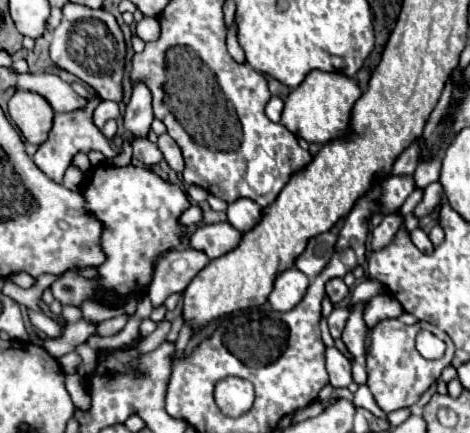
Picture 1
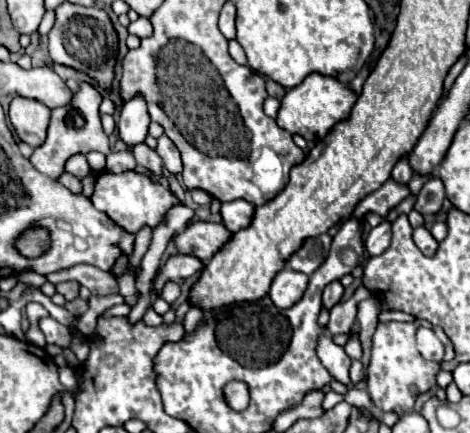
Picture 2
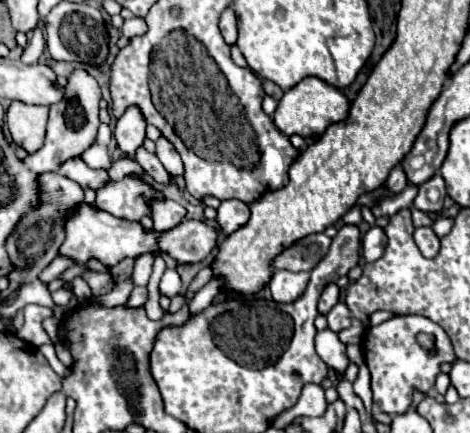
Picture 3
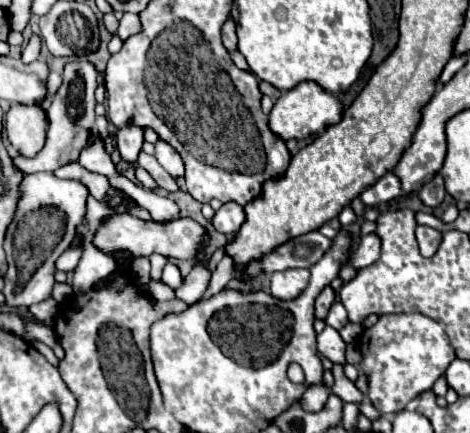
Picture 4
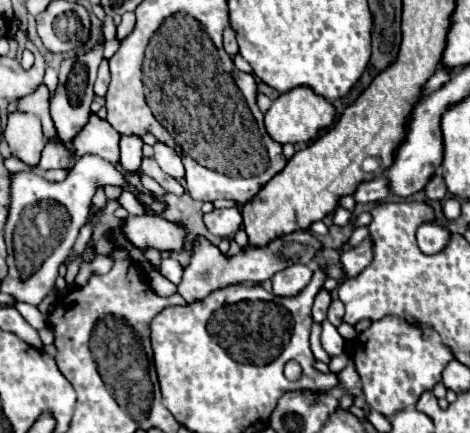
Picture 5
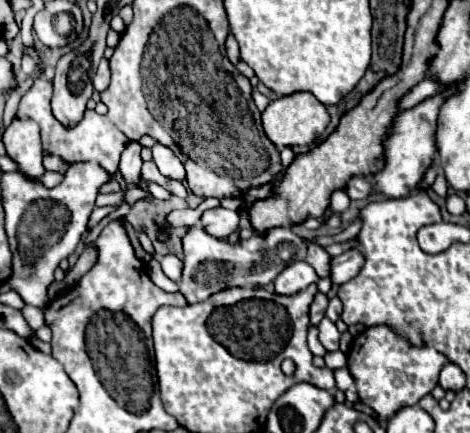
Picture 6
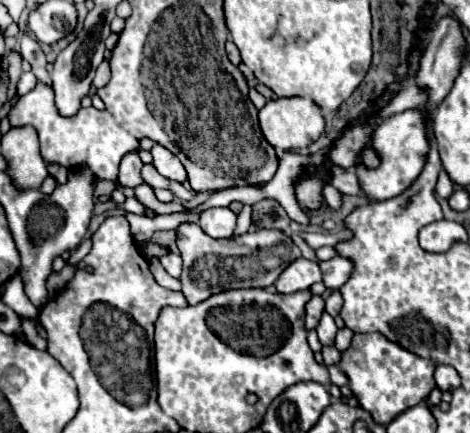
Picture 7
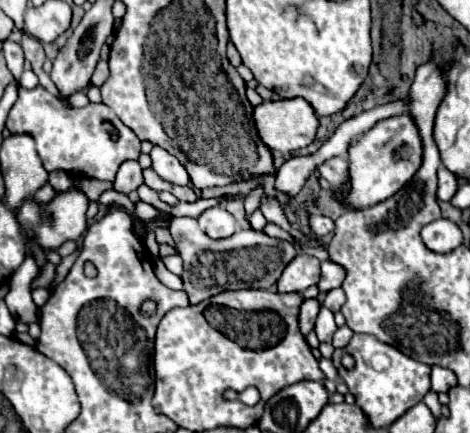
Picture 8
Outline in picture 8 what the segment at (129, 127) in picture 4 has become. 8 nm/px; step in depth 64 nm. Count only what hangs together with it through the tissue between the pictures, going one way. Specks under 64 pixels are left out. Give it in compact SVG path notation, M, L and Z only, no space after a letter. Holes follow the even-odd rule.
M126 160L118 170L118 176L114 180L114 190L128 194L128 192L136 190L142 182L144 182L142 168L140 168L138 160Z

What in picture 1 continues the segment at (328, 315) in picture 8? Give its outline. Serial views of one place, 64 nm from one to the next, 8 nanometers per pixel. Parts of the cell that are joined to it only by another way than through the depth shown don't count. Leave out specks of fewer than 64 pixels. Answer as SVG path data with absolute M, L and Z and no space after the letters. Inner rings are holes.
M326 348L326 368L332 388L348 388L352 384L352 368L344 354L336 348Z

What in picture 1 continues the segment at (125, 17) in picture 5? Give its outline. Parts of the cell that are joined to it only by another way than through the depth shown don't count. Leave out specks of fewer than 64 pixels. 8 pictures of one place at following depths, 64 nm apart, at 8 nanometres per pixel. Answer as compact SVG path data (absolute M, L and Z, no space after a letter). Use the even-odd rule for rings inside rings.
M144 18L136 24L136 34L144 40L144 42L154 42L160 38L160 22L158 18Z

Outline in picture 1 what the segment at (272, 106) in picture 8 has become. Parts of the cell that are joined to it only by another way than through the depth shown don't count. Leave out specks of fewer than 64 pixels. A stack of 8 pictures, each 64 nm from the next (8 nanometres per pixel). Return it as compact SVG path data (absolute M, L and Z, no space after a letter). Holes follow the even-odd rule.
M312 70L306 80L290 92L282 112L282 124L298 138L304 138L310 144L328 144L330 140L338 140L348 136L352 108L356 100L362 96L356 78L350 78L342 72L322 72Z

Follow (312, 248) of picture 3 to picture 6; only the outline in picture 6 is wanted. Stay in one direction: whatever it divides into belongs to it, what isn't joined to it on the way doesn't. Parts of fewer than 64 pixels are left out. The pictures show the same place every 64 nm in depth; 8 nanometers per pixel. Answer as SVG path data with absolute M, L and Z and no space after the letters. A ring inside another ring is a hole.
M190 228L184 236L184 272L180 280L180 292L188 304L206 300L208 296L232 288L232 286L266 286L272 282L288 264L306 258L306 242L290 228L268 230L266 236L254 234L250 240L238 242L236 246L208 236L202 228Z

